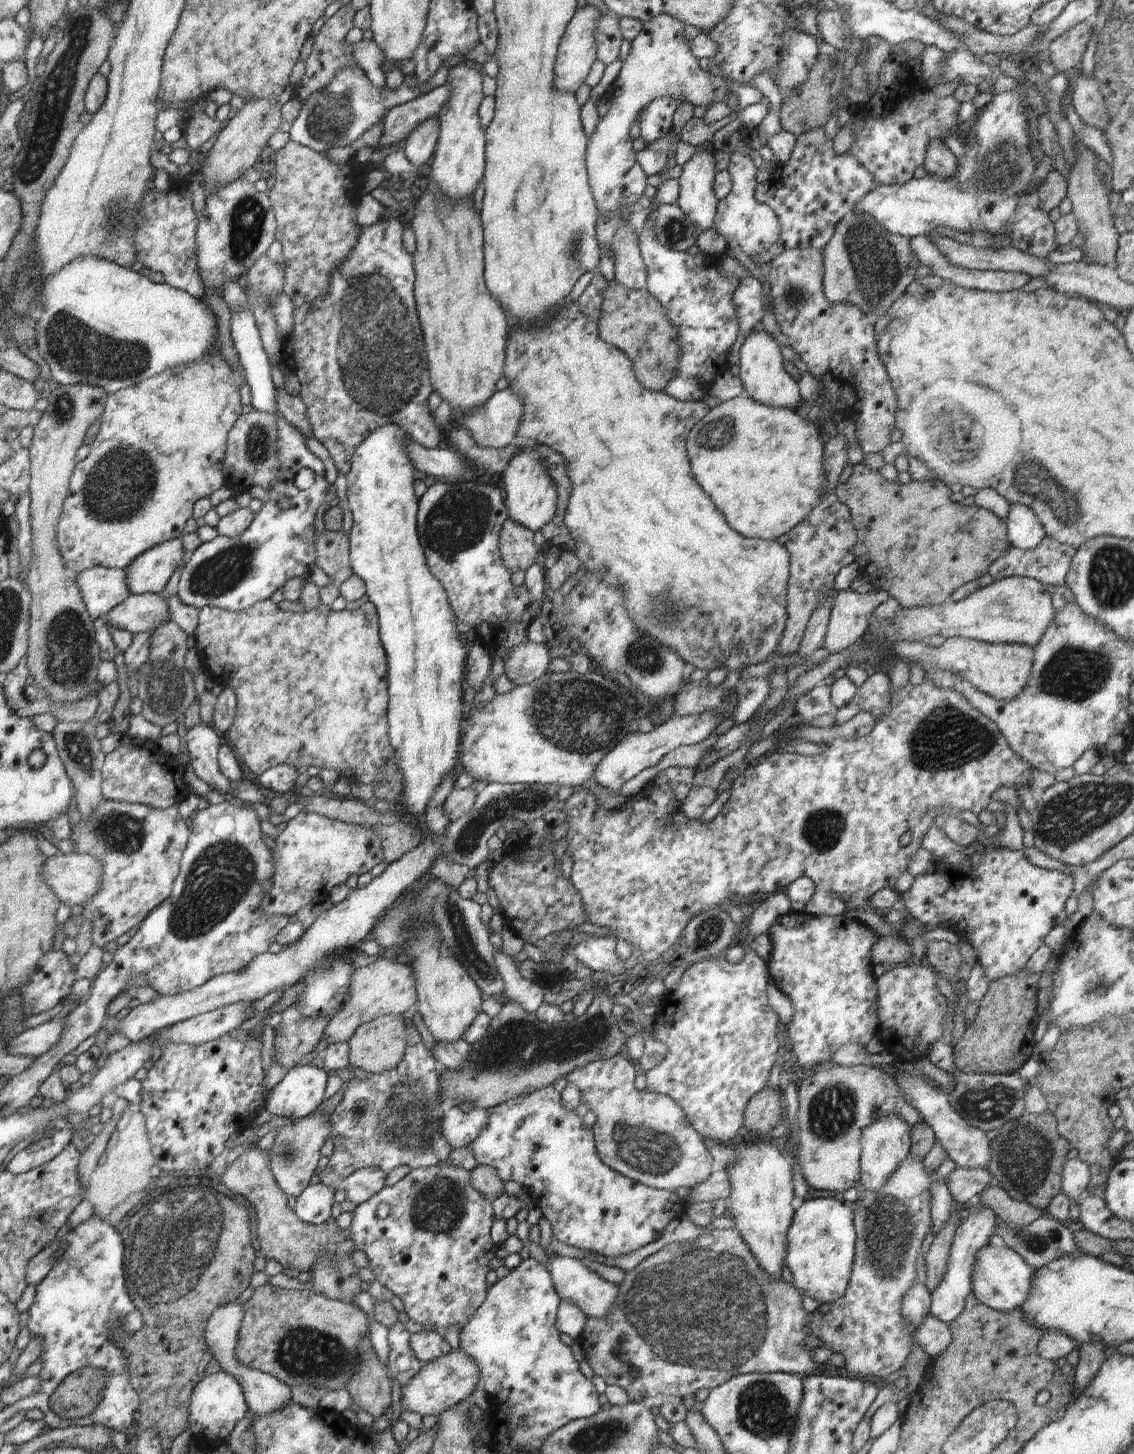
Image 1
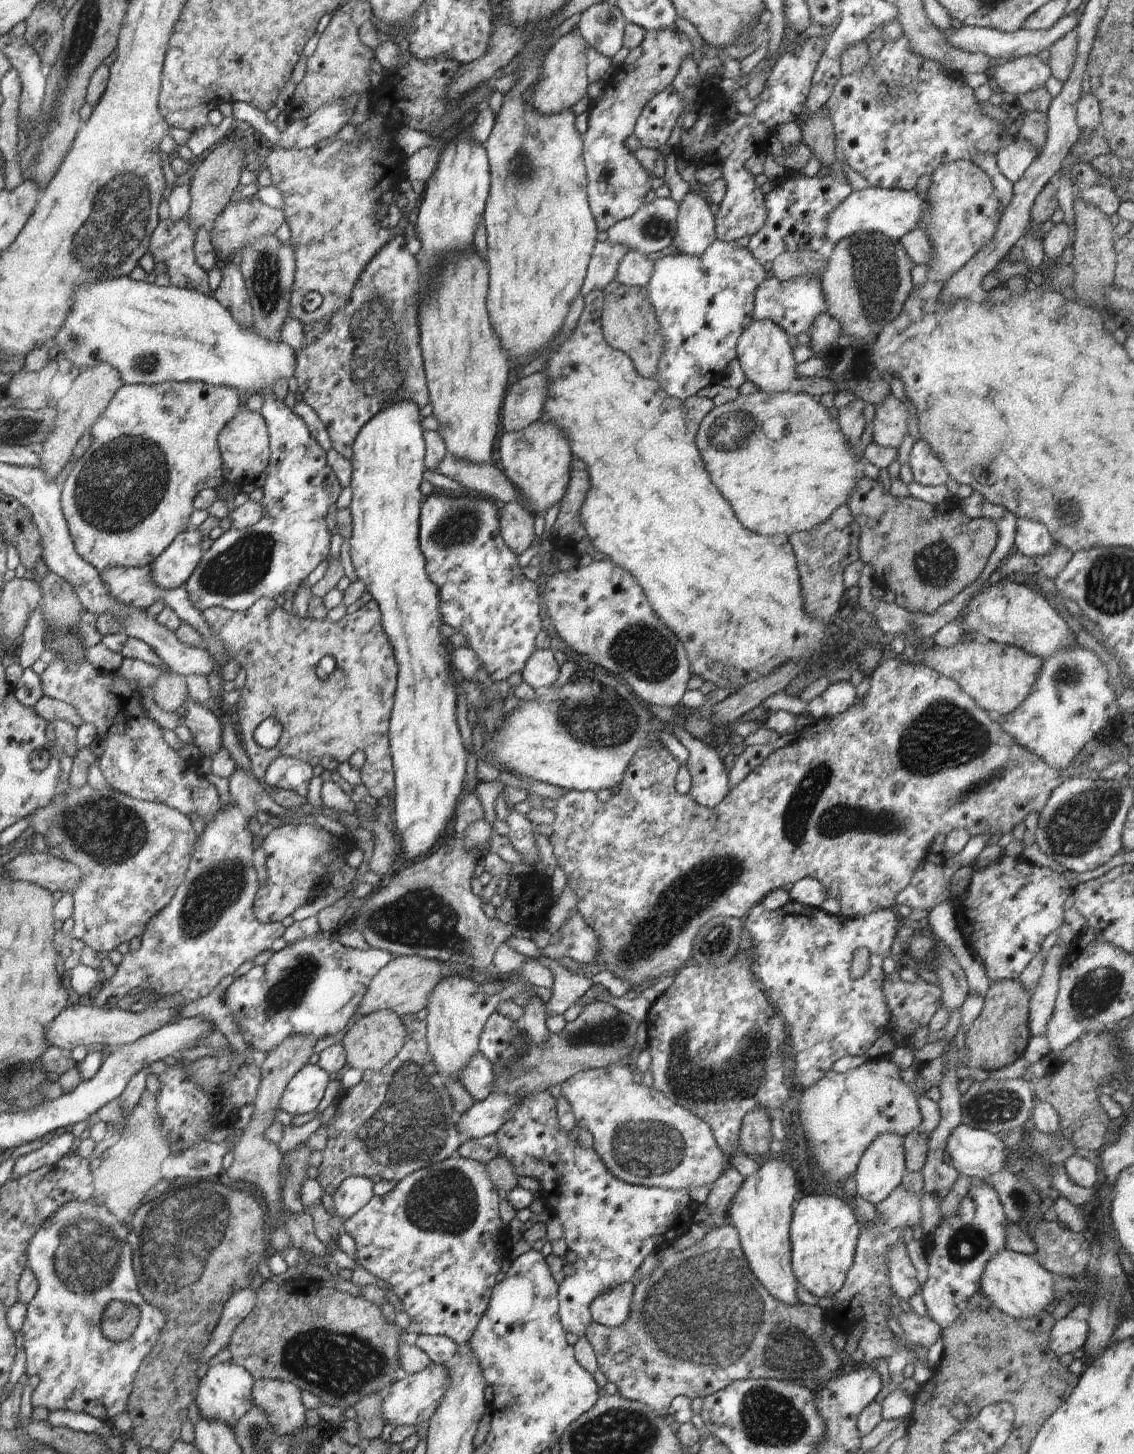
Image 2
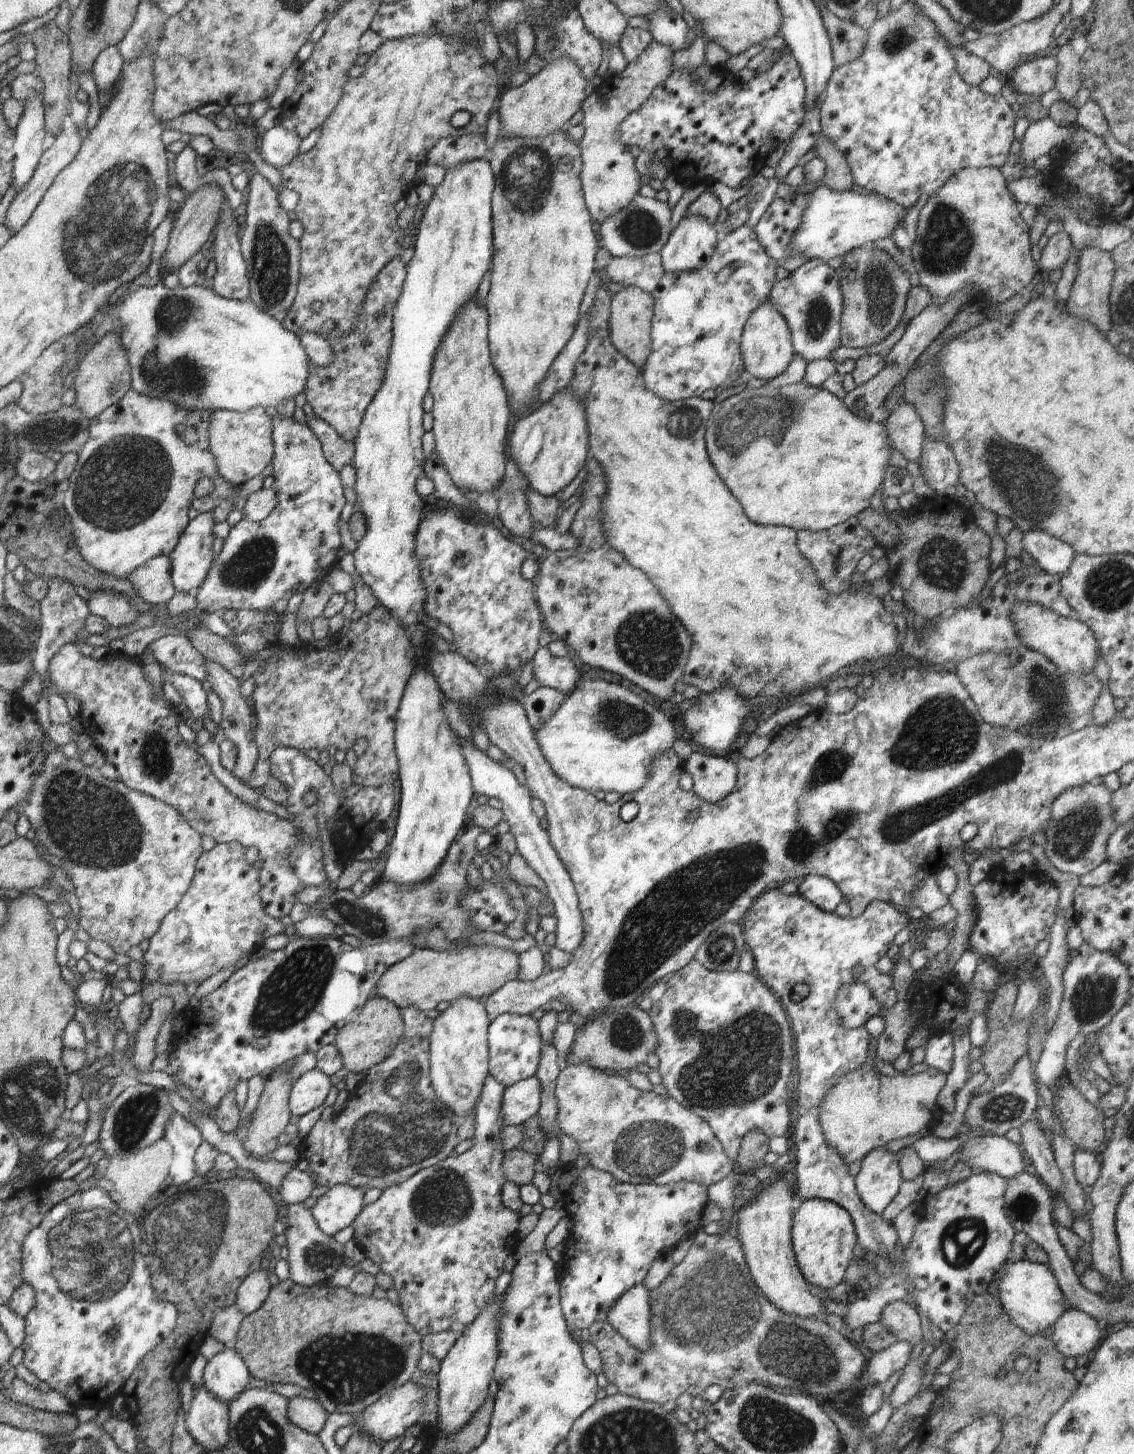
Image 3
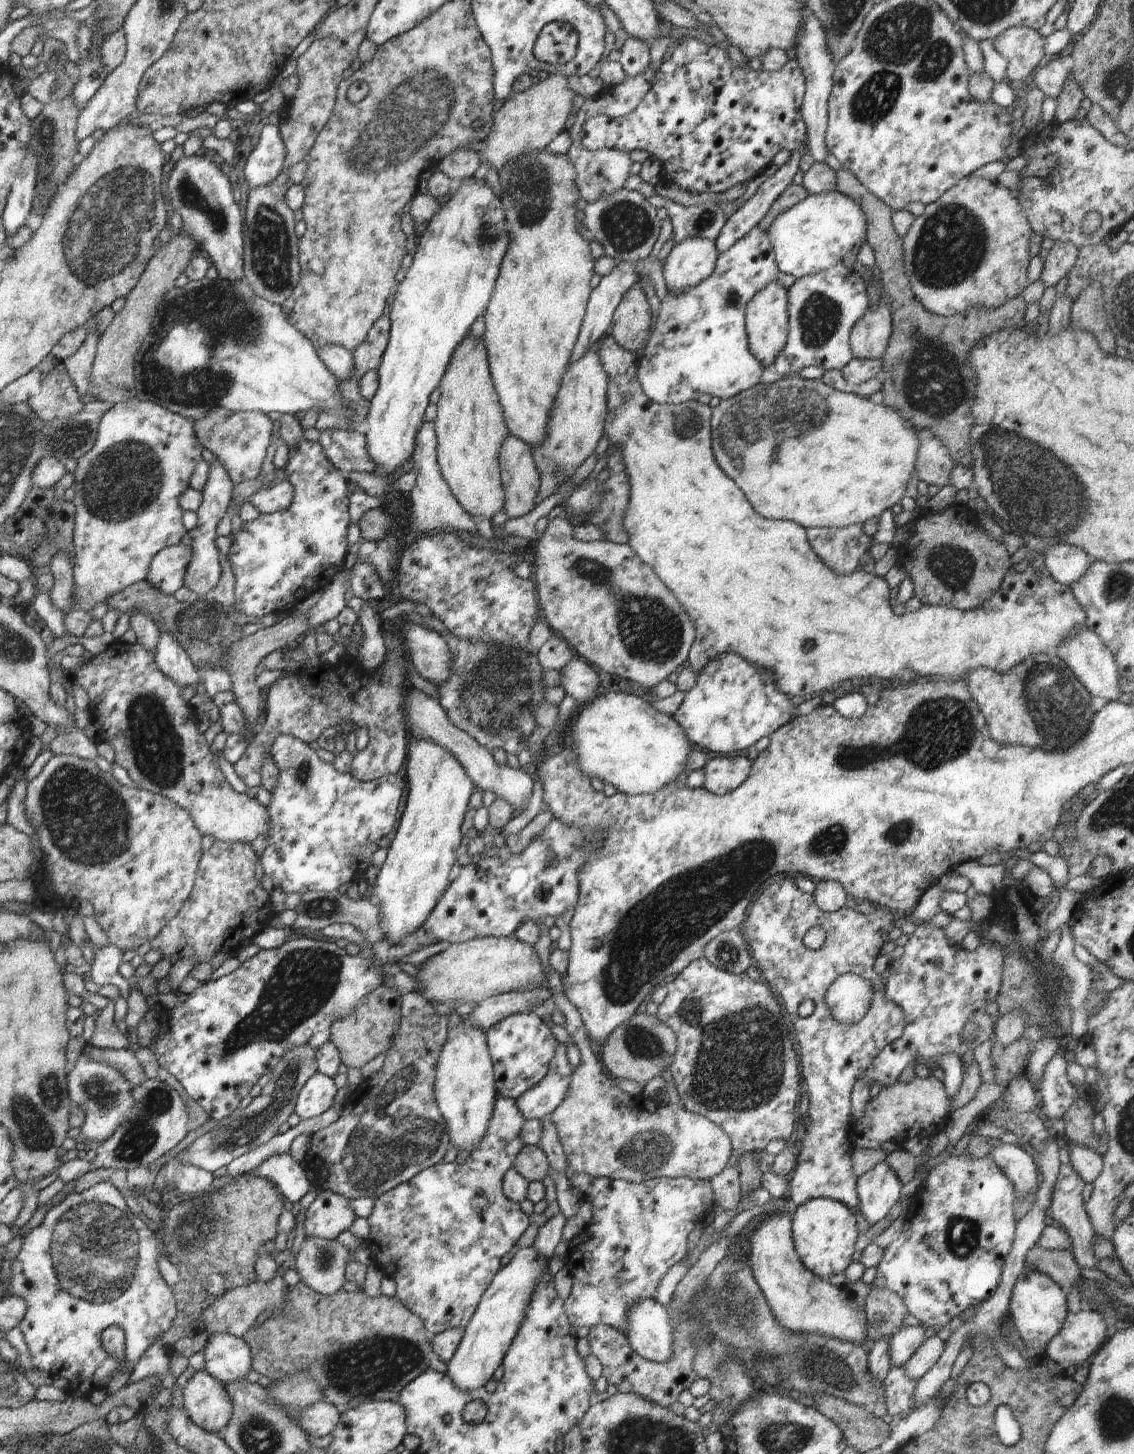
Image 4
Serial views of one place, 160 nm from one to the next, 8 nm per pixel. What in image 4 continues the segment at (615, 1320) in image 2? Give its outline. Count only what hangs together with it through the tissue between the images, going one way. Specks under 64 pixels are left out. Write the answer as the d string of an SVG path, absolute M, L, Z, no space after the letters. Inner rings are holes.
M655 1298L636 1301L627 1310L627 1335L634 1352L663 1363L673 1353L673 1326L669 1308Z

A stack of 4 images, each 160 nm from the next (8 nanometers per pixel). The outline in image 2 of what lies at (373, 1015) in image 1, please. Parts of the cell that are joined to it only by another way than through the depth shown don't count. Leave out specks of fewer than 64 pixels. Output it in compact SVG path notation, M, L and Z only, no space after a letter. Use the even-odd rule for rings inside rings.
M400 955L385 964L373 977L364 993L361 1003L357 1006L358 1016L363 1017L377 1010L393 1010L398 1016L416 1015L425 1008L430 991L444 977L458 975L451 970L450 963L440 964L437 960L430 960L418 955Z

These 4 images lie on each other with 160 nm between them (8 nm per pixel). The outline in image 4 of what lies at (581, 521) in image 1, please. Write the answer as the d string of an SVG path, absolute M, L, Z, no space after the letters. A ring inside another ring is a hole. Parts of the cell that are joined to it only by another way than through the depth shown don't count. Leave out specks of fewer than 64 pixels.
M611 327L597 340L598 356L608 375L607 384L607 415L604 423L603 435L608 438L610 444L614 444L621 451L621 457L625 464L629 484L629 499L625 513L623 514L622 526L627 533L628 543L638 558L647 564L656 573L656 576L672 590L676 600L684 606L688 612L694 628L696 628L695 642L689 650L688 664L698 674L708 663L717 656L726 652L734 653L742 660L748 661L753 667L772 674L774 684L780 692L792 699L804 699L815 695L822 695L828 690L836 688L835 684L852 680L854 678L880 678L890 680L898 678L900 670L912 668L916 674L931 676L933 679L965 678L969 670L986 667L996 672L1006 672L1013 666L1020 664L1025 658L1038 653L1046 653L1065 639L1070 631L1076 627L1086 627L1086 613L1076 600L1070 585L1056 582L1052 575L1044 576L1044 557L1042 553L1028 550L1025 558L1018 564L1011 564L1006 571L999 589L986 600L982 606L971 611L961 611L954 607L922 605L914 613L904 613L897 616L890 608L888 584L883 577L867 573L861 568L847 575L837 575L831 568L824 566L823 560L817 557L811 544L807 541L807 529L798 523L781 520L770 520L762 518L751 507L746 495L740 492L740 487L716 464L712 452L711 441L711 407L699 401L686 401L677 405L661 405L652 402L644 393L637 377L639 355L622 348L611 335Z

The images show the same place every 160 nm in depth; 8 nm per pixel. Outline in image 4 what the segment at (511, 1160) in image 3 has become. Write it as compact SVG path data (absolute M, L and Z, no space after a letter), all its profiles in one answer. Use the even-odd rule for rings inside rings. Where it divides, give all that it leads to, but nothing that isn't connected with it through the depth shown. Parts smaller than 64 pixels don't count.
M524 1145L514 1158L512 1167L528 1182L543 1181L550 1168L547 1156L538 1145Z

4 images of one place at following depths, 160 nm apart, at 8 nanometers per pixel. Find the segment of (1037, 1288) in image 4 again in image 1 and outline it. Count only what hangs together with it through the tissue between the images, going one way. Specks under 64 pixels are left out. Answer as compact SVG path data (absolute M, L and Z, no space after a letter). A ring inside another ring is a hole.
M984 1246L976 1254L976 1264L972 1270L972 1293L976 1299L991 1310L1002 1313L1018 1310L1028 1300L1035 1270L1014 1250L1007 1247Z

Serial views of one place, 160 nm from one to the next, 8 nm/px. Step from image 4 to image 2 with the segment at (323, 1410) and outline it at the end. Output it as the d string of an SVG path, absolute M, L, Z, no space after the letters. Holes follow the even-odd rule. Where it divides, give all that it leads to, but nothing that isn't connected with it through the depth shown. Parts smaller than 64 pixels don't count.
M256 1379L251 1390L253 1404L264 1413L268 1424L278 1435L294 1433L312 1422L312 1412L308 1412L302 1404L300 1393L295 1384L276 1379Z

